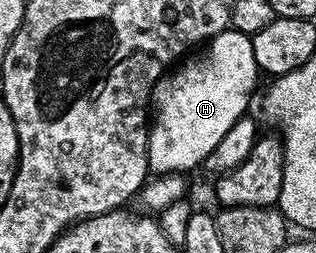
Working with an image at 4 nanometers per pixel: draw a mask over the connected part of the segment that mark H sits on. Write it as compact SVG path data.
M231 27L223 29L203 48L193 52L187 60L177 64L171 72L161 77L160 82L152 88L150 102L152 122L148 131L149 170L156 175L162 173L184 175L187 174L187 169L202 164L223 143L224 136L239 123L240 116L247 111L248 104L252 101L252 92L256 89L256 77L258 78L258 70L252 38Z

